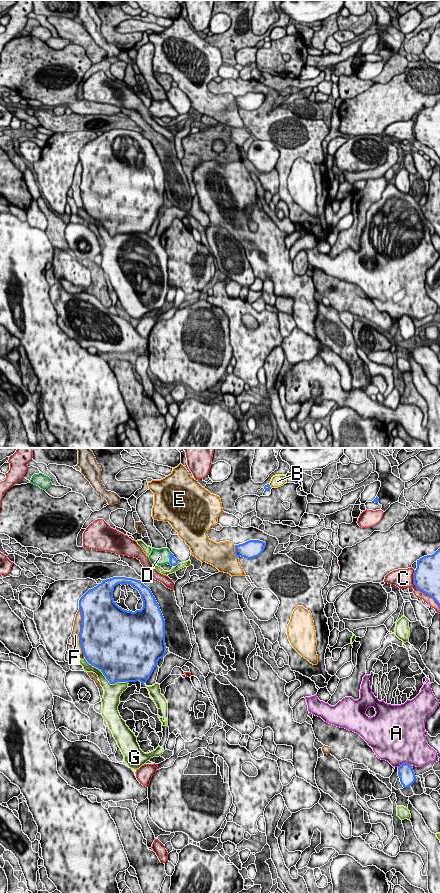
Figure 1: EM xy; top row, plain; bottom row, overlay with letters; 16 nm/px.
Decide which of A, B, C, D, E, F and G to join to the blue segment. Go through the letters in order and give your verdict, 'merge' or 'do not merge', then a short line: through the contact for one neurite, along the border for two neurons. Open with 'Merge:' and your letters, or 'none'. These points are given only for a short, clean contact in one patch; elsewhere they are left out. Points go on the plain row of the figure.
Merge: D
A: do not merge
B: do not merge
C: do not merge
D: merge
E: do not merge
F: do not merge
G: do not merge

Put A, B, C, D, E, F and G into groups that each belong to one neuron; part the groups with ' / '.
A / B / C / D / E / F / G

